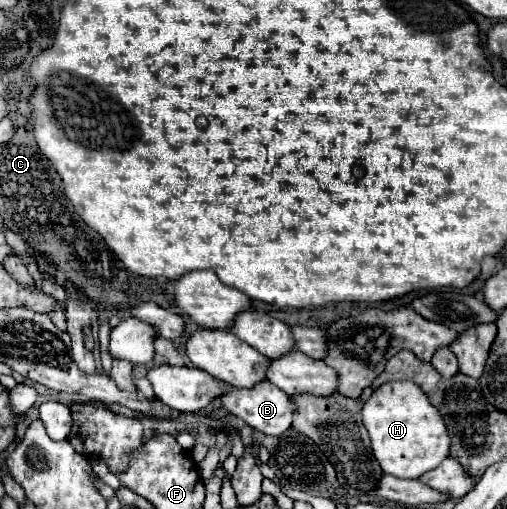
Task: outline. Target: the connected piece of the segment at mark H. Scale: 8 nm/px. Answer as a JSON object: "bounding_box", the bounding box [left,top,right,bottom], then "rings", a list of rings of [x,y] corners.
{"bounding_box":[363,381,451,479],"rings":[[[389,381],[381,385],[363,407],[363,425],[369,431],[373,455],[383,473],[403,479],[419,479],[449,457],[451,439],[441,413],[413,381]]]}

